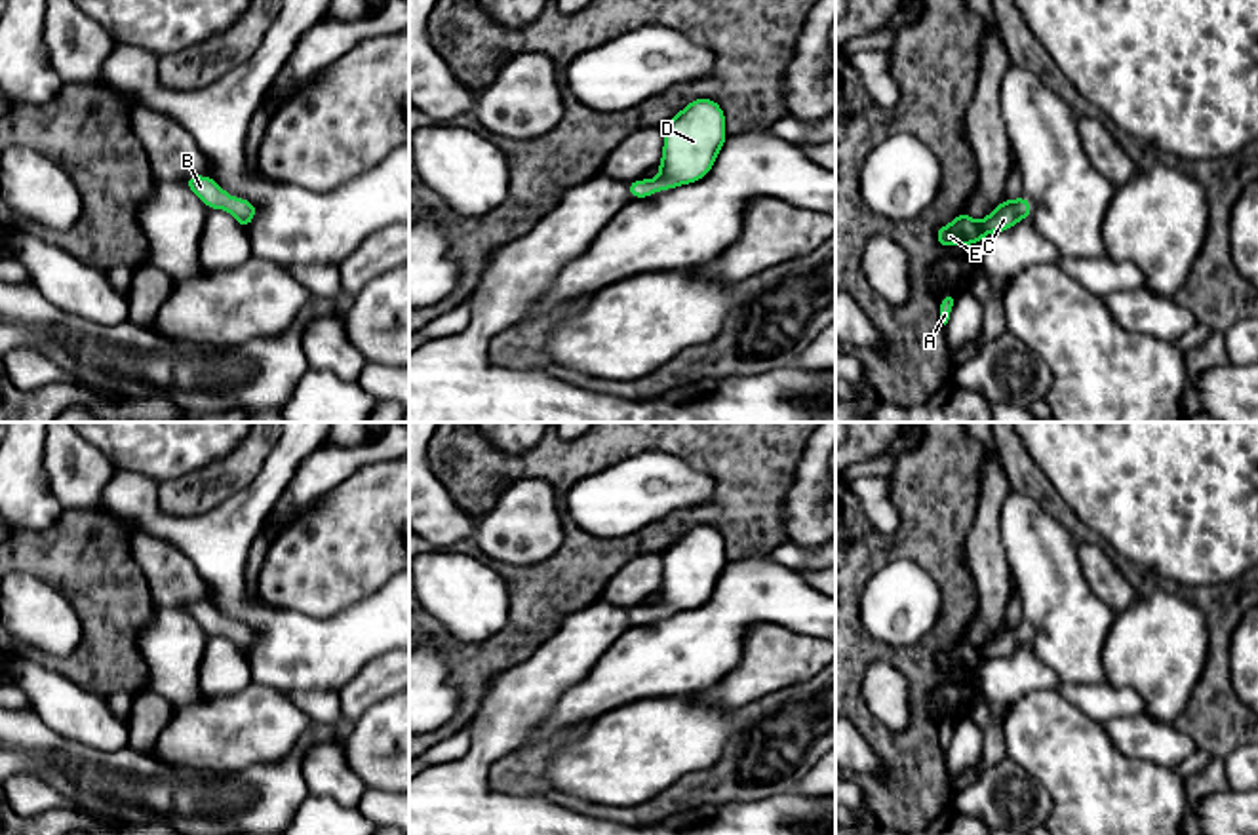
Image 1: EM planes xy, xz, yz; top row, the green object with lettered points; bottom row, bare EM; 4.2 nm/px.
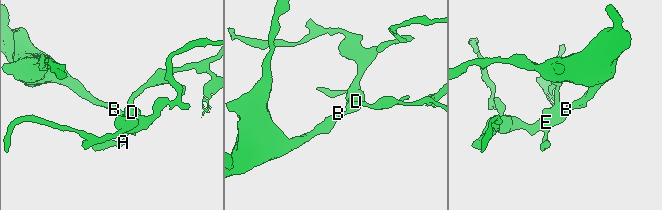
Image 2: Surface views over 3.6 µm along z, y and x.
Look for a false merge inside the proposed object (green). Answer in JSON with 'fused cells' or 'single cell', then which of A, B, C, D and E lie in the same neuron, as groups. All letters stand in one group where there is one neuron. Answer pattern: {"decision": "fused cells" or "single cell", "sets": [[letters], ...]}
{"decision": "single cell", "sets": [["A", "B", "C", "D", "E"]]}

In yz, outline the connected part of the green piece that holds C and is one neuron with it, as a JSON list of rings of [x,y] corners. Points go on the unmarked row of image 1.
[[[1026,622],[1005,626],[982,647],[973,647],[961,637],[950,651],[936,656],[936,666],[942,673],[976,671],[986,660],[1009,656],[1026,643],[1032,643],[1032,630]]]

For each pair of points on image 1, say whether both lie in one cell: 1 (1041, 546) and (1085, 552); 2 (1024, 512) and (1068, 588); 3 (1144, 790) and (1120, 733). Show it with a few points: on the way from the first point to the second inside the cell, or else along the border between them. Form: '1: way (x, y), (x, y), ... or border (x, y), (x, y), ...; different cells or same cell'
1: border (1076, 546), (1080, 571), (1093, 592); different cells
2: way (1028, 531), (1049, 569); same cell
3: border (1102, 725), (1110, 742), (1125, 756), (1171, 769); different cells

